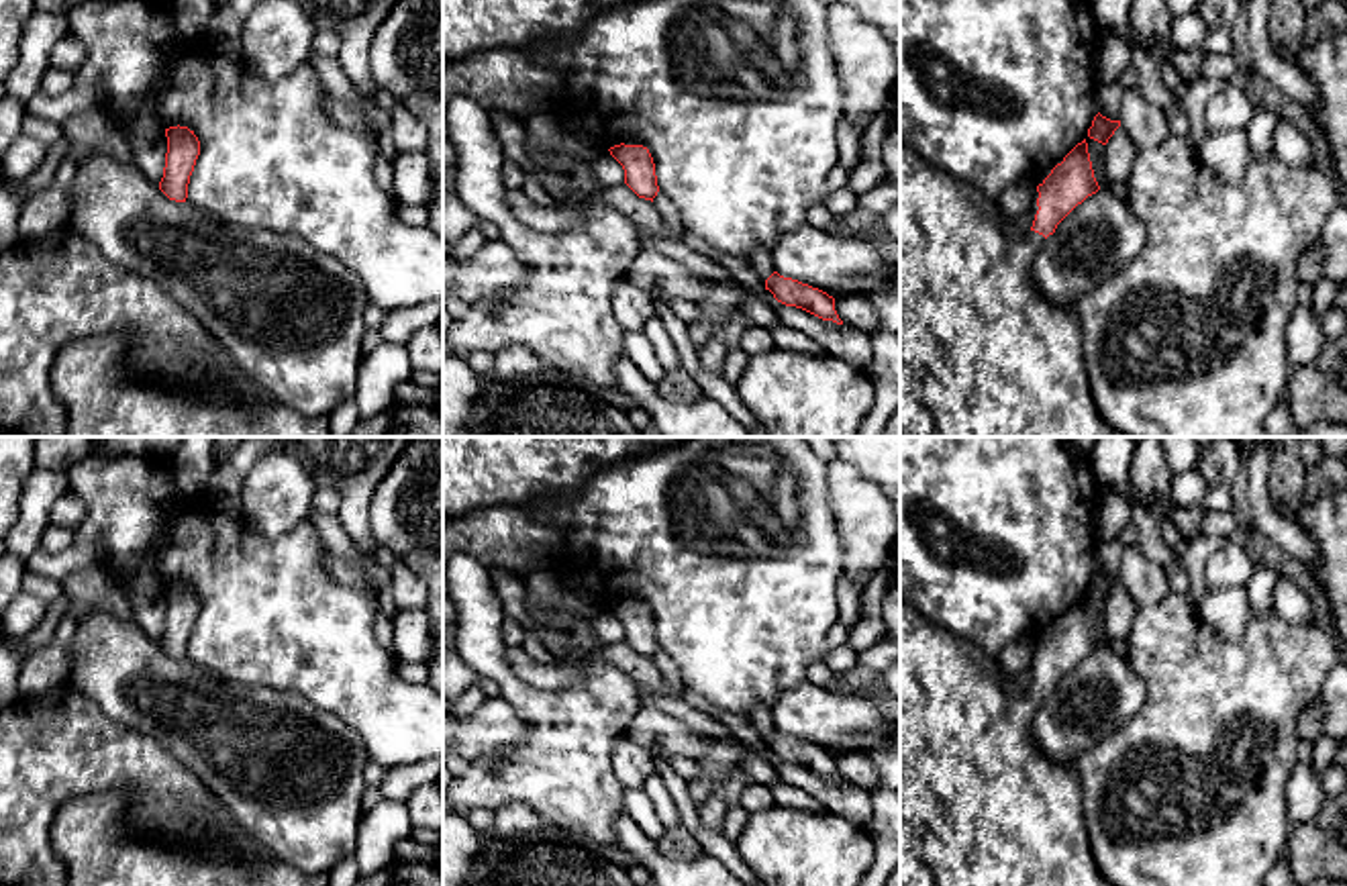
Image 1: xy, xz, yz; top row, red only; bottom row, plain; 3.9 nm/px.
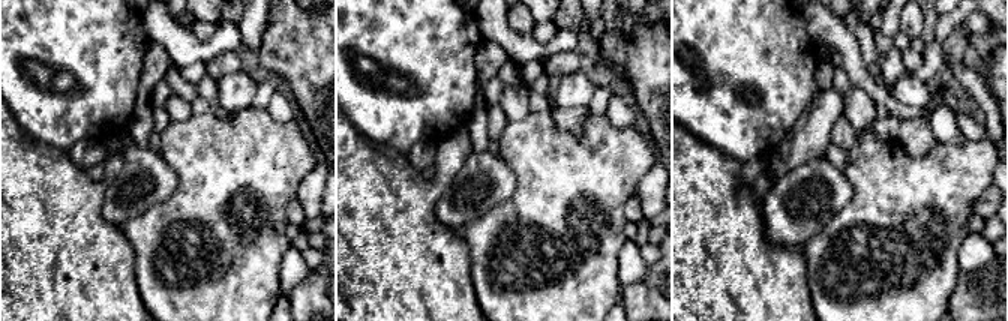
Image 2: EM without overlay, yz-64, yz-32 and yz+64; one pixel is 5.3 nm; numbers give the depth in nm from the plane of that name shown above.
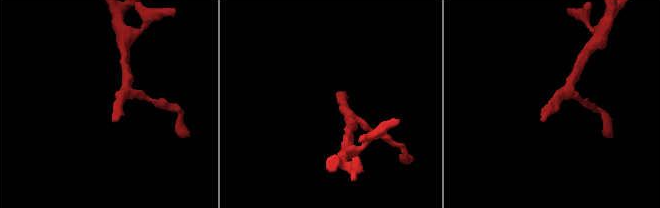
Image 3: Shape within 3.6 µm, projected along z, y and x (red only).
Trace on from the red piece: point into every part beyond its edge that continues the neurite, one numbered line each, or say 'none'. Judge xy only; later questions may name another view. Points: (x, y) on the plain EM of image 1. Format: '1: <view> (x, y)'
none

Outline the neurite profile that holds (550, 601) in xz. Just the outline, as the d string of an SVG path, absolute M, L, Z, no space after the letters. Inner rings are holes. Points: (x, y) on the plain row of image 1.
M531 572L522 578L522 582L527 590L525 604L533 625L569 631L573 621L590 623L608 608L594 596L569 588L553 572Z

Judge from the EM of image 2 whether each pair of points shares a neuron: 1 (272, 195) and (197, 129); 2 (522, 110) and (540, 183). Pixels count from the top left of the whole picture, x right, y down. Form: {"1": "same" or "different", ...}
{"1": "same", "2": "different"}

